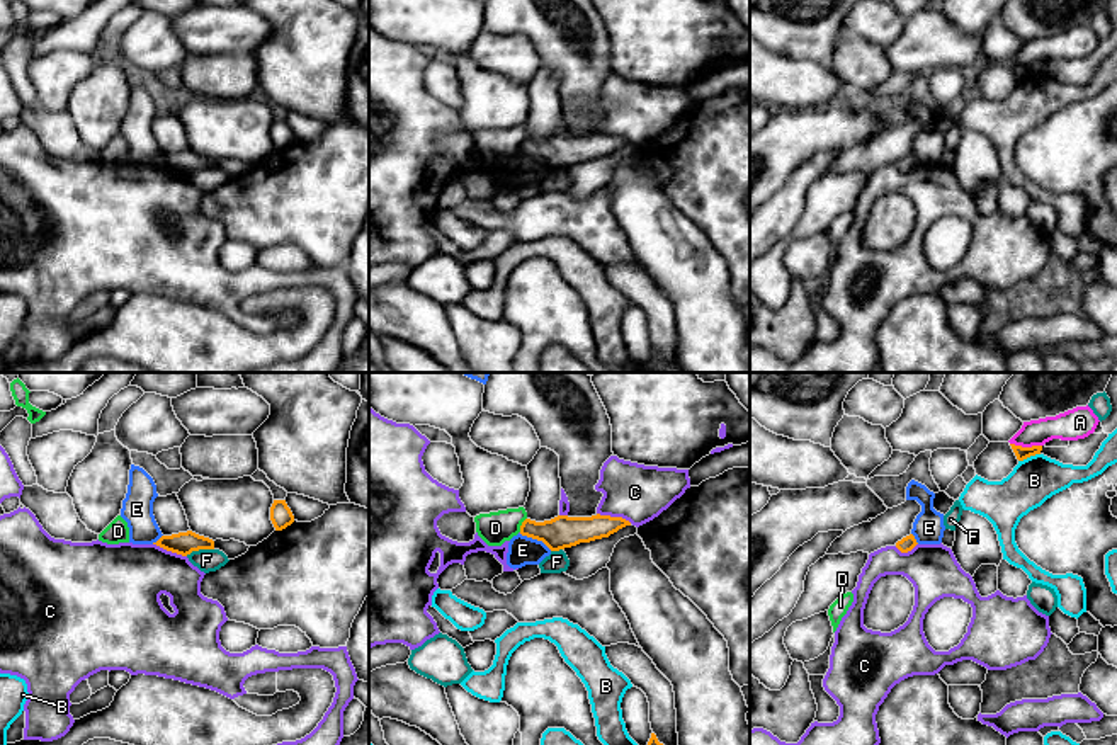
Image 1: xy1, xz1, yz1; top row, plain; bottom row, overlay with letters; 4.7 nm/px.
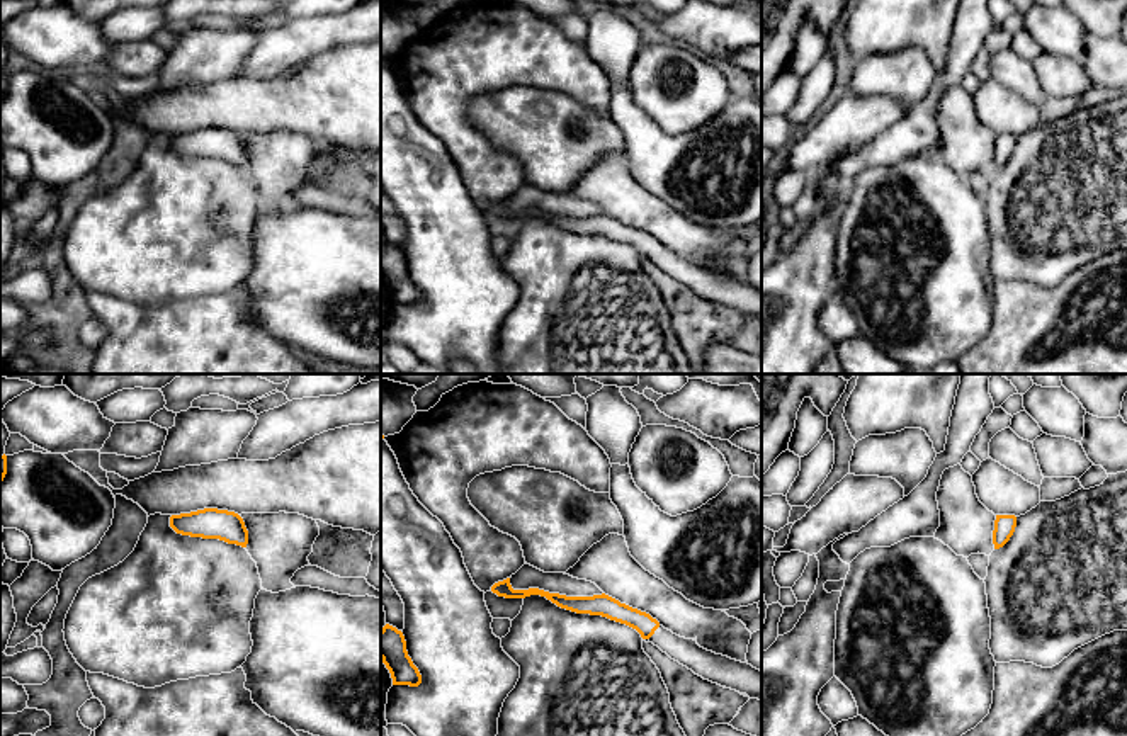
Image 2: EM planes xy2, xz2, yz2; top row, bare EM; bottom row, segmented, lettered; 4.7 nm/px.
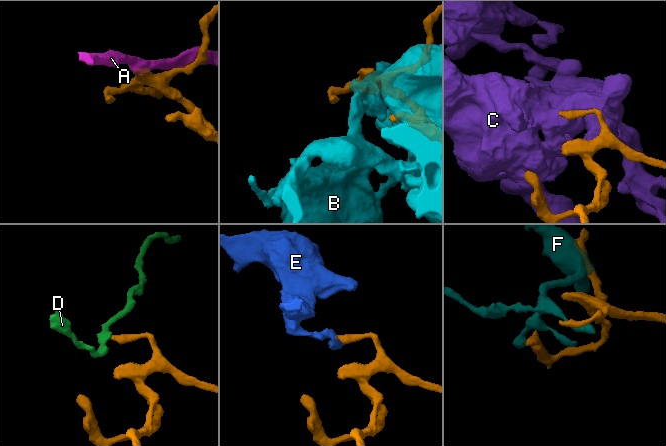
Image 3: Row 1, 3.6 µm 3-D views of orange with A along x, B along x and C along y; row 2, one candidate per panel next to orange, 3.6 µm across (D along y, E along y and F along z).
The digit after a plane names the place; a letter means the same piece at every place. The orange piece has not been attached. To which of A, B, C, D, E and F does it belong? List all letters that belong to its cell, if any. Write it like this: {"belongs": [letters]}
{"belongs": []}

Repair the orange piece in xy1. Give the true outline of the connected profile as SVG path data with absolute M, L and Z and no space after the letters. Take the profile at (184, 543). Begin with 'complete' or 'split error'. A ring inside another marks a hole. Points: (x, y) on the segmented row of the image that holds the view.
complete | M192 531L172 534L172 536L162 536L153 544L182 556L187 556L192 551L199 551L199 549L214 549L213 539L199 536Z

